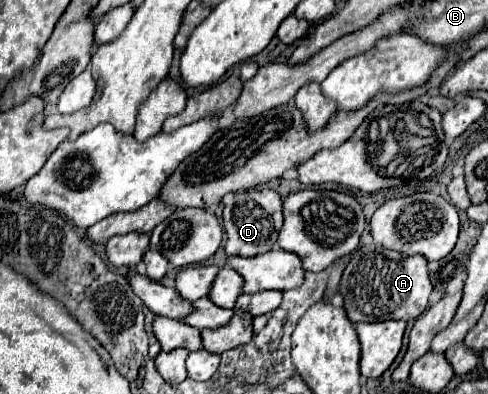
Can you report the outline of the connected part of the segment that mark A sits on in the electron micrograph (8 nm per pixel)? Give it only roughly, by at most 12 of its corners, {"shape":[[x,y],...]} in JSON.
{"shape":[[358,247],[340,281],[350,321],[416,319],[422,255]]}

